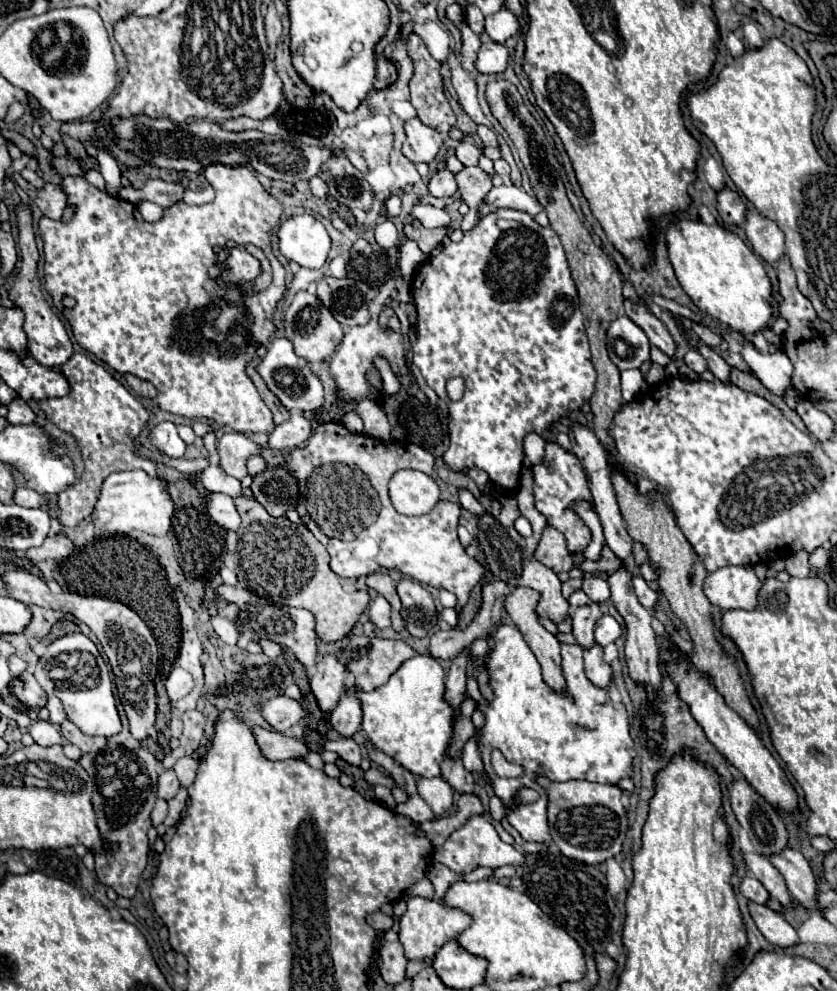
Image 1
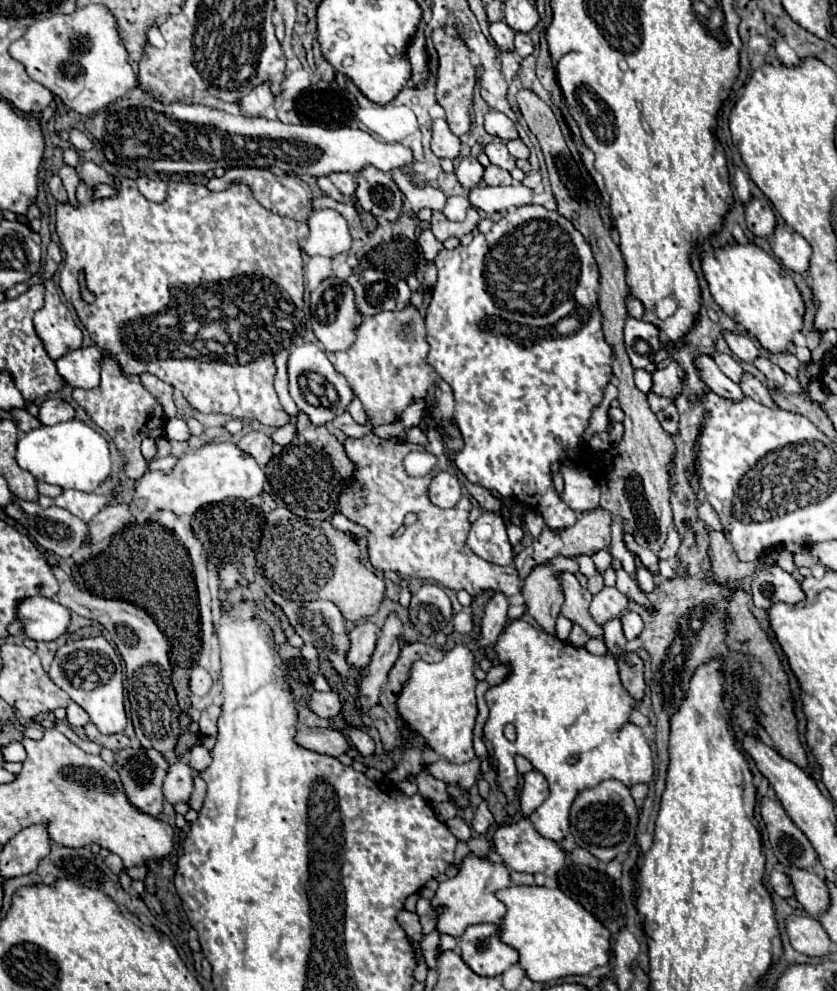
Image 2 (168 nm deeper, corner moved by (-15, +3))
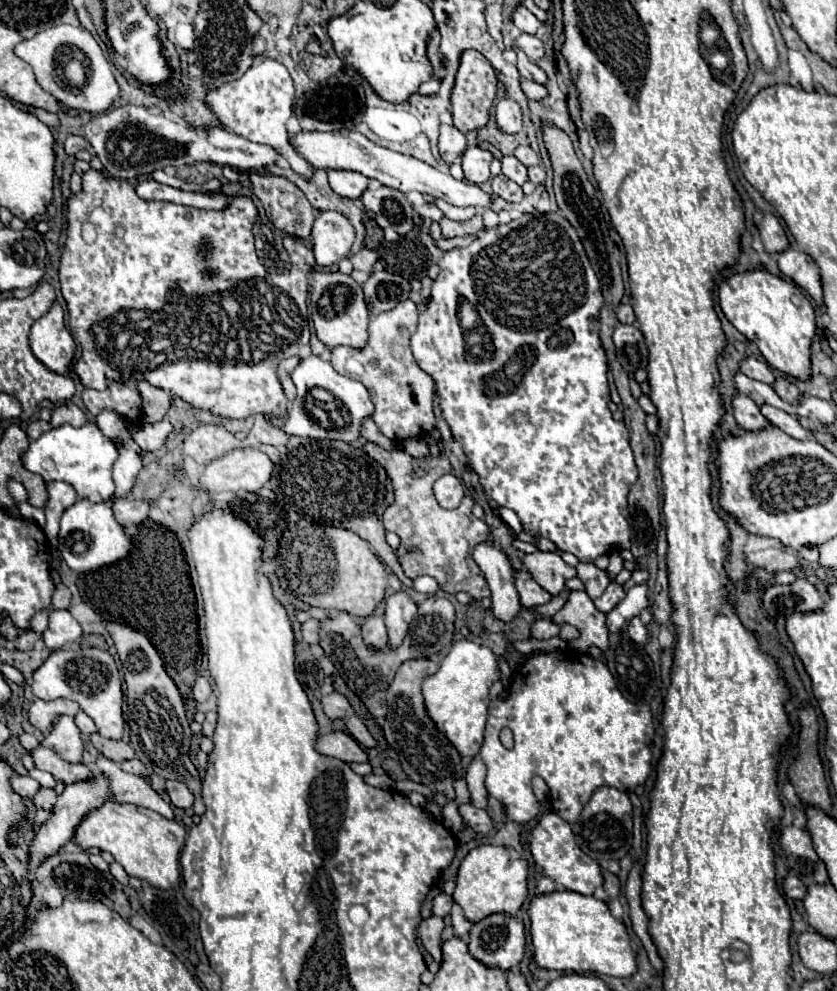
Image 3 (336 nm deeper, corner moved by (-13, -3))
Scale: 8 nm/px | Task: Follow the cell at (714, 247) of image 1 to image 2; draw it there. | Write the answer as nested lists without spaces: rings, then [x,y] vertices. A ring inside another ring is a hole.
[[[731,244],[721,250],[705,252],[701,258],[711,296],[723,312],[741,324],[749,336],[757,338],[765,350],[773,354],[787,352],[793,344],[793,334],[803,328],[805,316],[805,302],[789,270],[781,268],[775,258],[753,244]]]

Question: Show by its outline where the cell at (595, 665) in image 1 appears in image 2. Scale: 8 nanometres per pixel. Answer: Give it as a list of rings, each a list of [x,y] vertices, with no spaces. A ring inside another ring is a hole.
[[[615,616],[613,620],[605,622],[603,630],[605,630],[605,644],[607,644],[609,652],[613,656],[619,656],[619,652],[623,652],[623,648],[627,644],[623,628],[621,628],[621,616]]]

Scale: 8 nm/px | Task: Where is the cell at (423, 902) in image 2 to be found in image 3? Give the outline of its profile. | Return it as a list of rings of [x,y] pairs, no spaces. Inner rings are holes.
[[[441,892],[439,896],[435,896],[431,912],[433,912],[435,916],[439,916],[439,918],[445,918],[445,916],[449,914],[451,906],[453,906],[453,900],[451,900],[451,896],[449,896],[449,894],[443,894],[443,892]]]

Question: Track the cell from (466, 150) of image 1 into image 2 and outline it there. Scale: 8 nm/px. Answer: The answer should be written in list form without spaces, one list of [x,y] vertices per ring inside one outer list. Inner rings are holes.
[[[493,142],[493,144],[487,144],[485,146],[485,154],[489,156],[491,164],[503,168],[503,170],[513,170],[515,168],[515,158],[509,154],[507,146],[501,144],[501,142]]]

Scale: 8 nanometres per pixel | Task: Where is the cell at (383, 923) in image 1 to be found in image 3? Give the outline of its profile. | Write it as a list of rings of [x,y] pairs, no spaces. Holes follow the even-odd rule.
[[[431,916],[427,920],[423,920],[417,928],[417,934],[421,938],[421,944],[423,948],[433,956],[435,962],[441,962],[442,960],[442,943],[439,942],[439,936],[441,936],[441,930],[445,928],[443,920],[437,918],[437,916]]]

